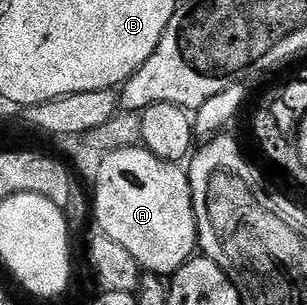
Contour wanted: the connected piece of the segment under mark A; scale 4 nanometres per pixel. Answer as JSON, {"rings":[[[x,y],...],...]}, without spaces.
{"rings":[[[142,146],[106,153],[102,160],[99,177],[95,180],[95,212],[93,208],[93,220],[95,216],[99,223],[98,231],[113,238],[113,242],[121,242],[121,246],[125,246],[125,250],[133,254],[140,269],[147,271],[148,268],[159,276],[170,277],[186,260],[196,255],[199,242],[186,171],[178,163],[157,158]]]}

